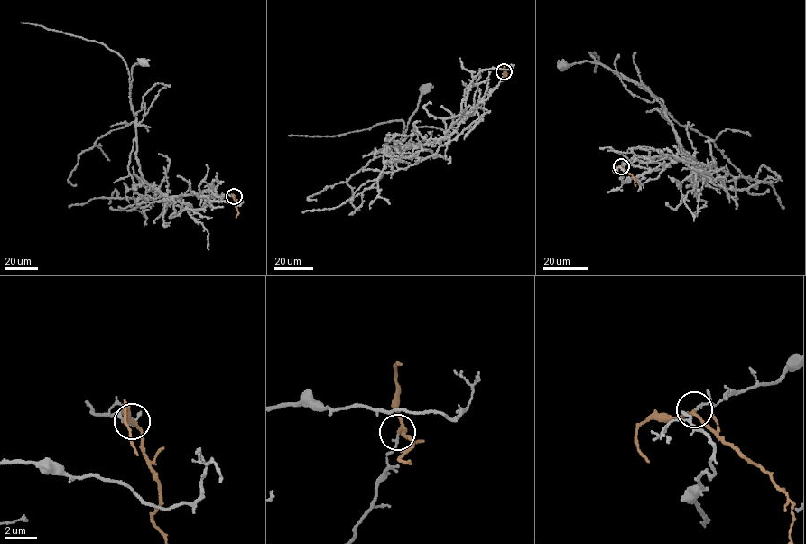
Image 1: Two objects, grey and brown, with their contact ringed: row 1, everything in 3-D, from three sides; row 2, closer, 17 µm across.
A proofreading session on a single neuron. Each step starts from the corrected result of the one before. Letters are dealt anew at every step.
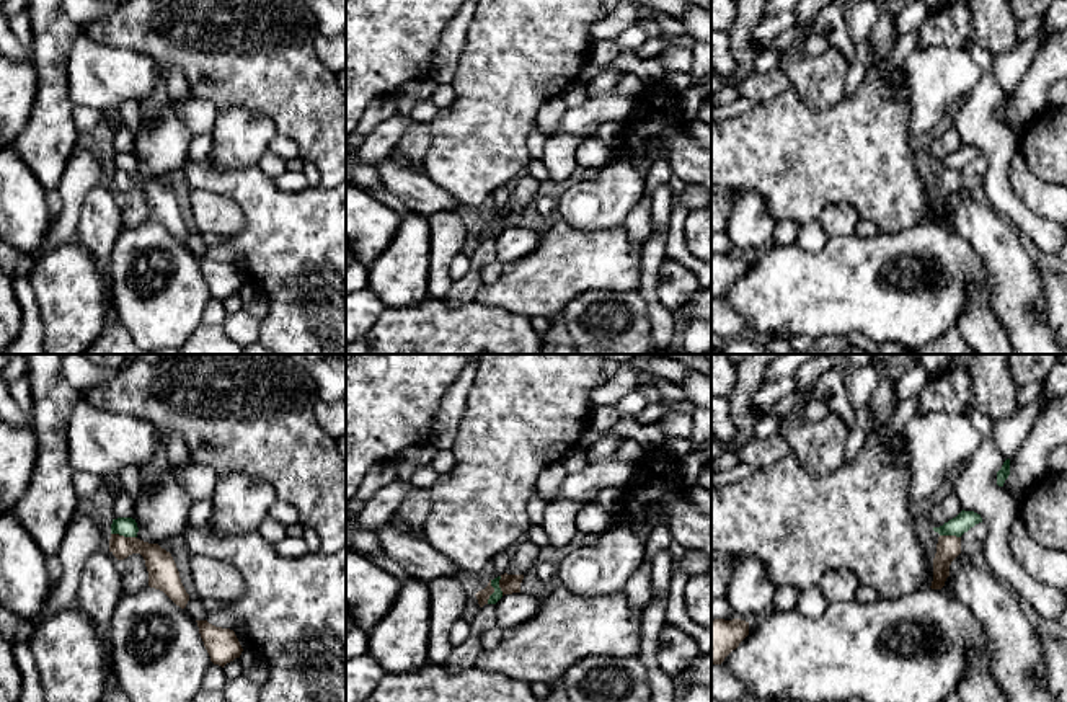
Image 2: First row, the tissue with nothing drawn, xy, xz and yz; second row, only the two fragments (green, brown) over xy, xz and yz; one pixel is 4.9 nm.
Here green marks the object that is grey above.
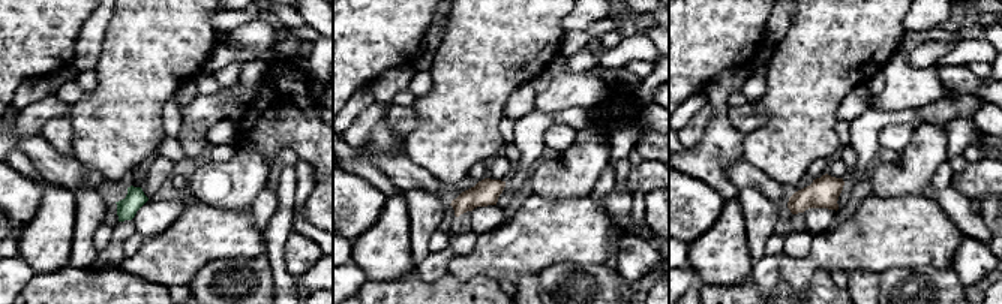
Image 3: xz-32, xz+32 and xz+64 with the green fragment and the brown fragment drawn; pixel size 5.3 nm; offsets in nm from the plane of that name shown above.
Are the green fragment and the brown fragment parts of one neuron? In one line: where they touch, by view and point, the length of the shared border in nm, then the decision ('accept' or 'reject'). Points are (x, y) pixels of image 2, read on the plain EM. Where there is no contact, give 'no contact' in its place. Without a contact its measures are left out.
meets green in xy at (124, 170); contact 130 nm long; reject

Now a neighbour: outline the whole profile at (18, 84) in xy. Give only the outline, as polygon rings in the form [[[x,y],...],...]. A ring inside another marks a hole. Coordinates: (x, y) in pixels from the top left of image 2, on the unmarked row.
[[[0,56],[0,150],[15,145],[36,101],[38,77],[33,60]]]

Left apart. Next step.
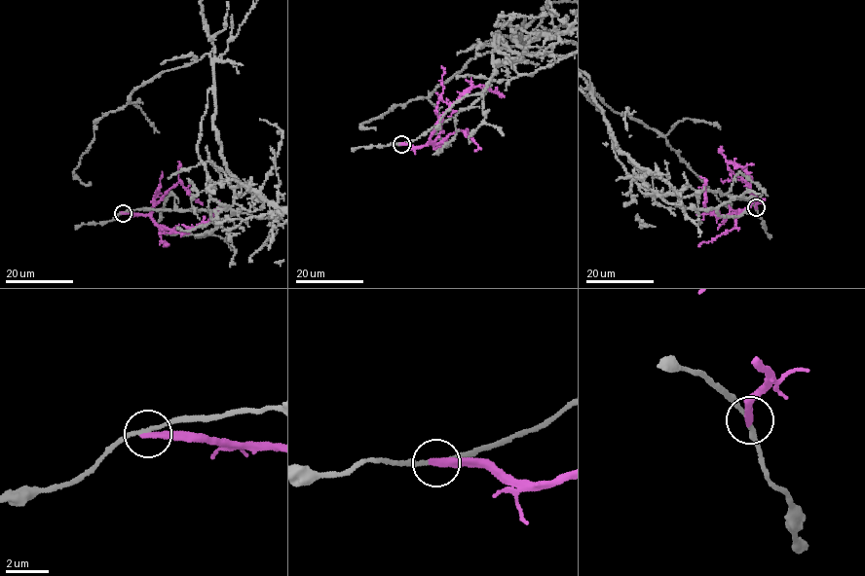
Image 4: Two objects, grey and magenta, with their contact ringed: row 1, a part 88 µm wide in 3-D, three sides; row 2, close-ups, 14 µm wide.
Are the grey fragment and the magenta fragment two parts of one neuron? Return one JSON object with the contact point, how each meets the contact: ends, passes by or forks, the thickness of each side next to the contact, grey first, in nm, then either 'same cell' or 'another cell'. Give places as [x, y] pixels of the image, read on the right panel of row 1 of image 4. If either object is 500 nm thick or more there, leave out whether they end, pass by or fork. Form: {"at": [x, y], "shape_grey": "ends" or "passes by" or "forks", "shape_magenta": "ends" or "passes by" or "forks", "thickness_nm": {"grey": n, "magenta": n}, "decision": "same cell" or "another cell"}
{"at": [756, 207], "shape_grey": "passes by", "shape_magenta": "ends", "thickness_nm": {"grey": 160, "magenta": 320}, "decision": "another cell"}

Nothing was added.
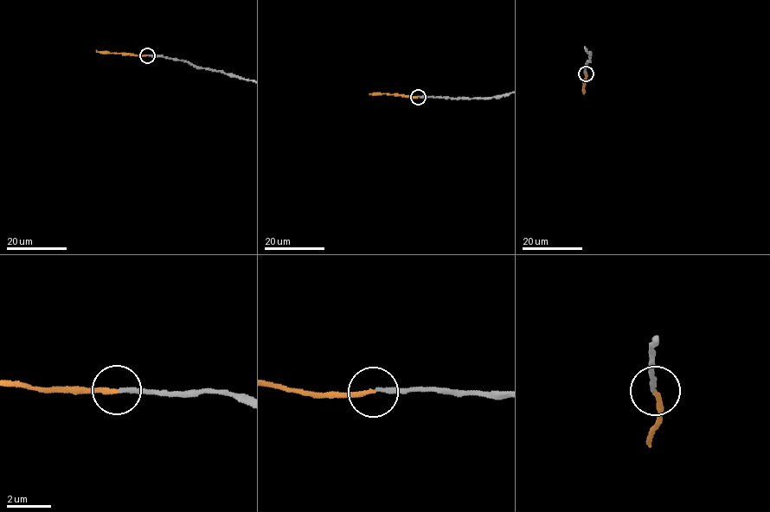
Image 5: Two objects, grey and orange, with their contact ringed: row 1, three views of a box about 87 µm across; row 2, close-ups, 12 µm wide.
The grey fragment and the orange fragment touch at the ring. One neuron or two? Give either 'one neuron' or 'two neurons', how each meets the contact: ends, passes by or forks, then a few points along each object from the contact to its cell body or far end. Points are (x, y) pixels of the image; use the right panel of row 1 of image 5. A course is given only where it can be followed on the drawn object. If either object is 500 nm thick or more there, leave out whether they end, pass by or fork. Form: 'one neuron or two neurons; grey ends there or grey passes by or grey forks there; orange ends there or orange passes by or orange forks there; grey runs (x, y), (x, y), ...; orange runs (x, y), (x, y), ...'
one neuron; grey ends there; orange ends there; orange runs (585, 74), (583, 93)

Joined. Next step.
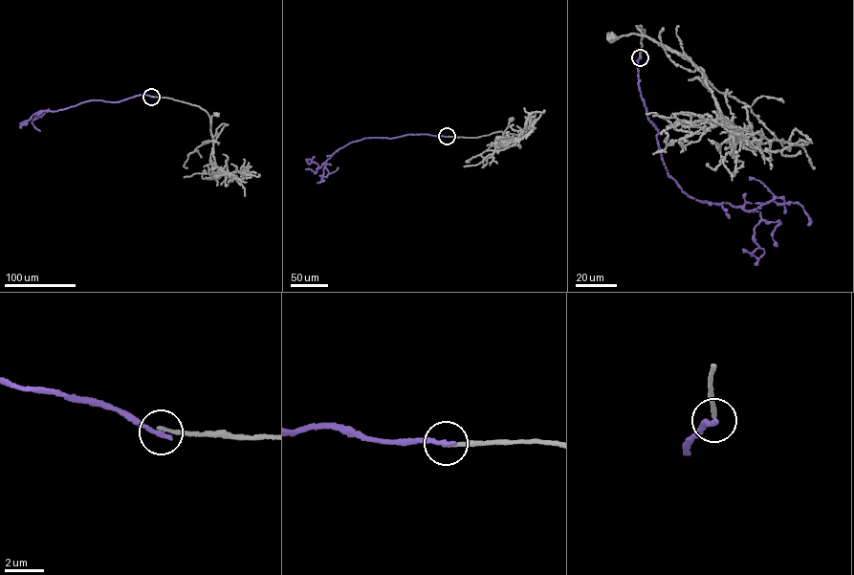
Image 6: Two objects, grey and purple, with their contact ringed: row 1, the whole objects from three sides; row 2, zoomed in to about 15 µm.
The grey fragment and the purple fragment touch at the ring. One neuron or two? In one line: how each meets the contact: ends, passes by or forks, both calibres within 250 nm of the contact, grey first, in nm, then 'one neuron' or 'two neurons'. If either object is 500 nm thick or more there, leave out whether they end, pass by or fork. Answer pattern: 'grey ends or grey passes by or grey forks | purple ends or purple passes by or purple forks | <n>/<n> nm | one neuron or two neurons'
grey ends | purple ends | 190/280 nm | two neurons

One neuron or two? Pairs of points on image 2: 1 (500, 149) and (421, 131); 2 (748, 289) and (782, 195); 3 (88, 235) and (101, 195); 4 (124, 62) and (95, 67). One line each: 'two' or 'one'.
1: two
2: two
3: one
4: one

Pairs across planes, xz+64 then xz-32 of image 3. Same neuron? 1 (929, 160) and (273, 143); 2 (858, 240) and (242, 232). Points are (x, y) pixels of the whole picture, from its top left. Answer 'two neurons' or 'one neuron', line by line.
1: two neurons
2: one neuron

